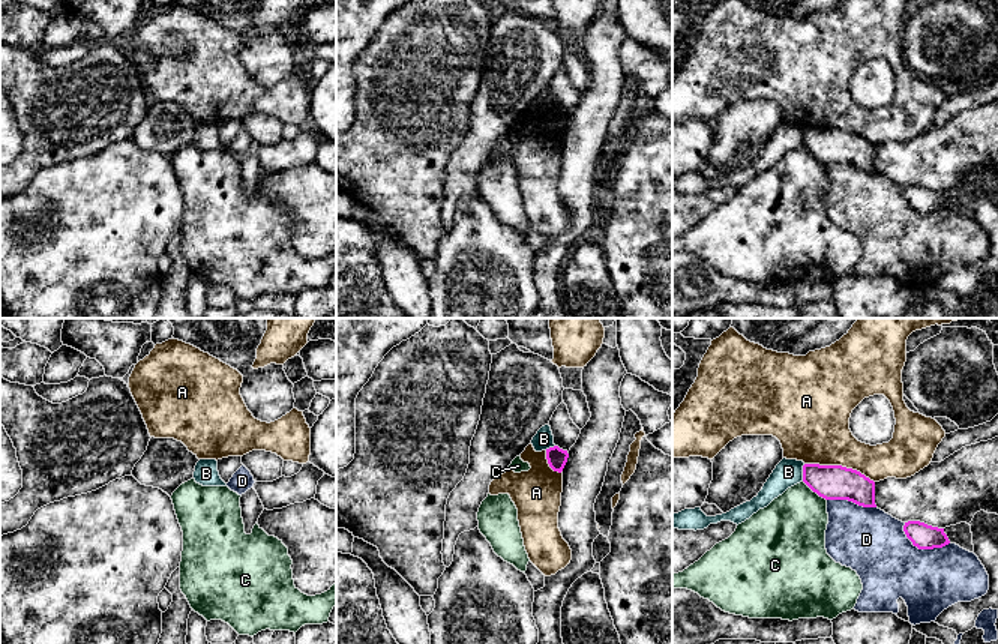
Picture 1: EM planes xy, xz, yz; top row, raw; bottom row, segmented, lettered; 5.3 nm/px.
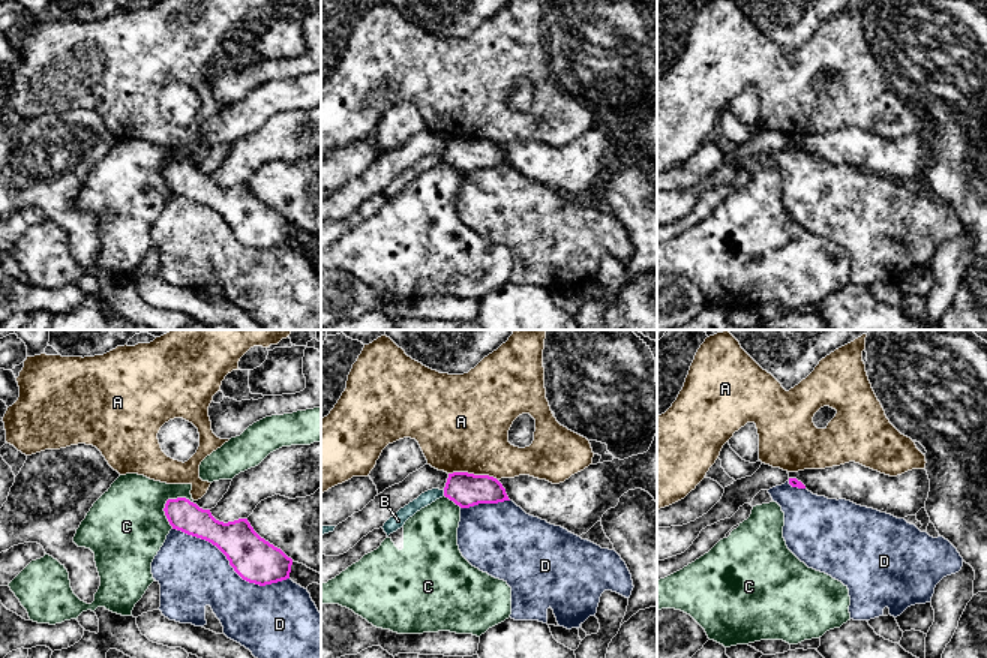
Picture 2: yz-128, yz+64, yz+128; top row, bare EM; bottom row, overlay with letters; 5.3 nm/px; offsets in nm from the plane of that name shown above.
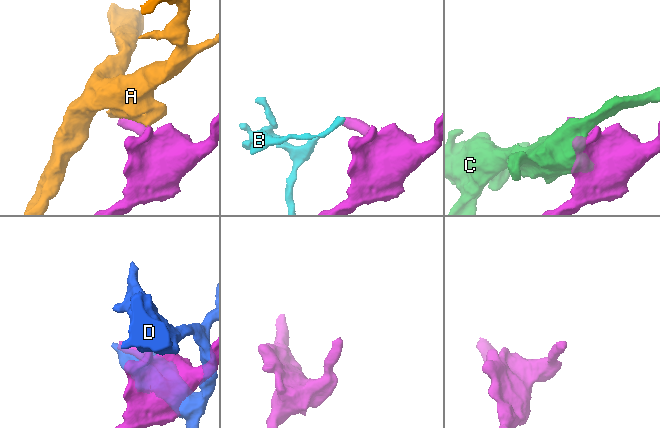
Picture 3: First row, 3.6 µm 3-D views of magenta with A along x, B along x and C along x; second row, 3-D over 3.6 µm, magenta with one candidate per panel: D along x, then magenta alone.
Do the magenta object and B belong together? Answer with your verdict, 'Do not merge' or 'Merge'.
Do not merge

